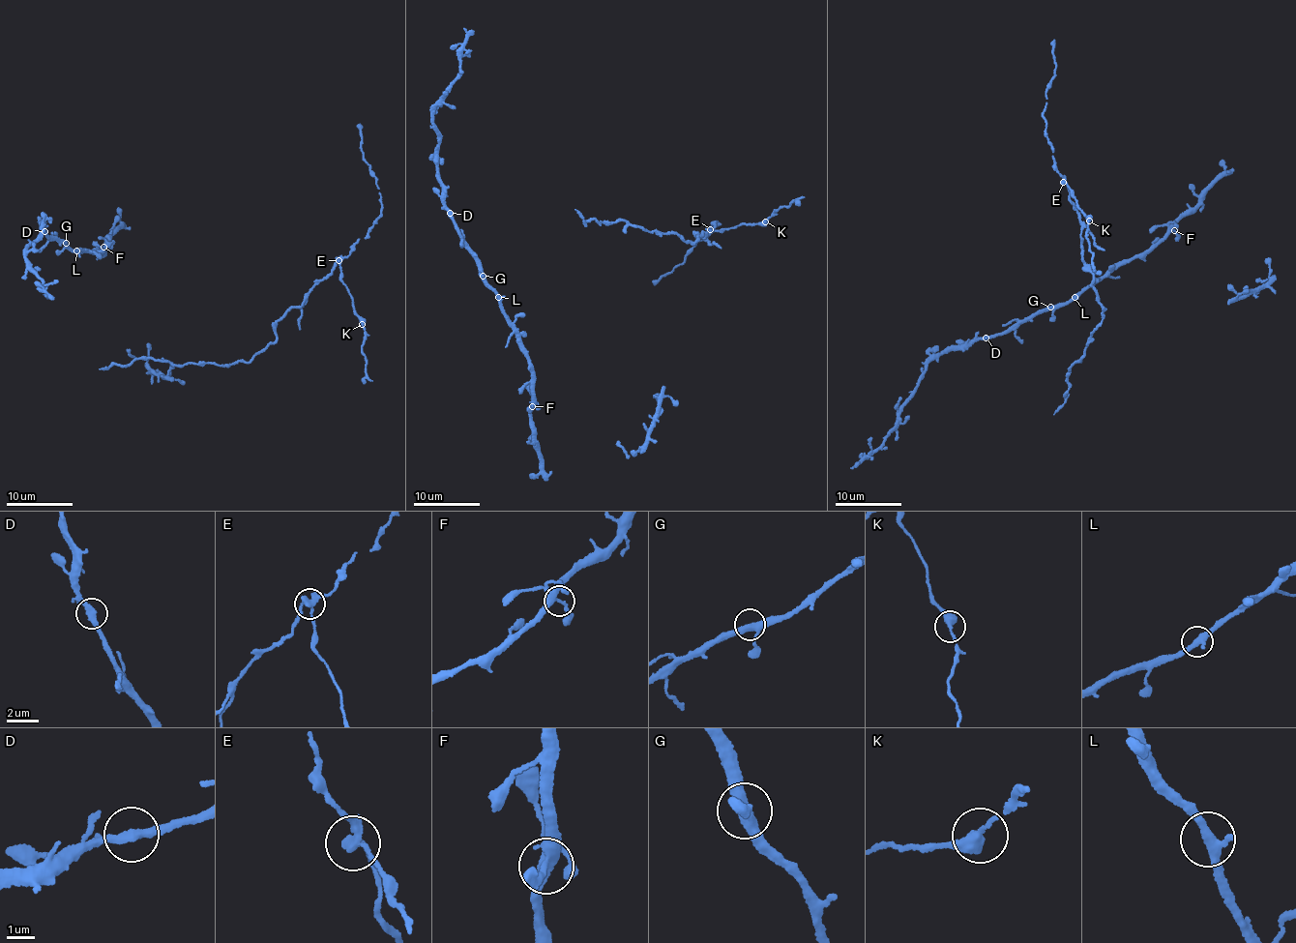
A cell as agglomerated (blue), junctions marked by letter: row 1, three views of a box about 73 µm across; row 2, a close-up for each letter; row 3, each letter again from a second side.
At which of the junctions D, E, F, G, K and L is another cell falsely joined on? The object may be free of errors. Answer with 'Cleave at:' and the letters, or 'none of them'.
Cleave at: E

